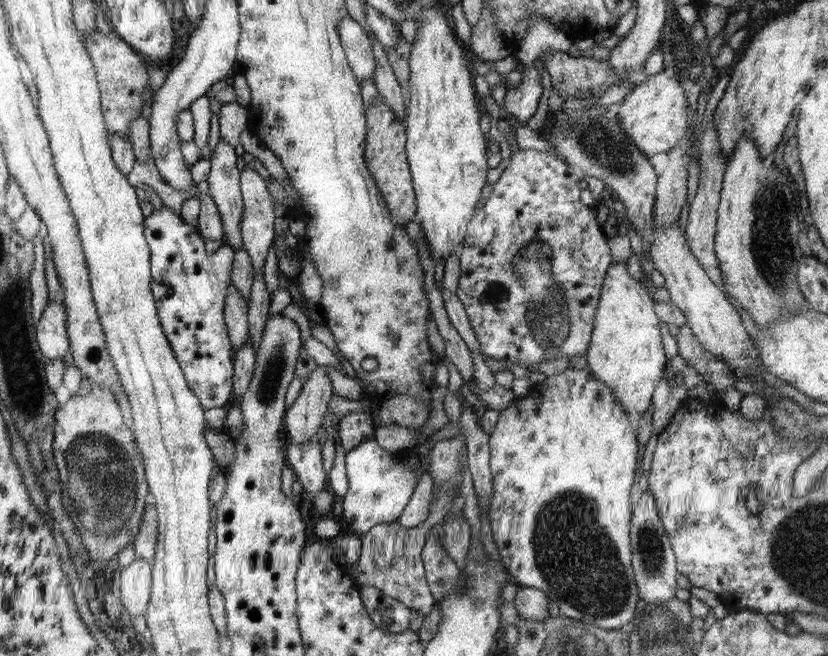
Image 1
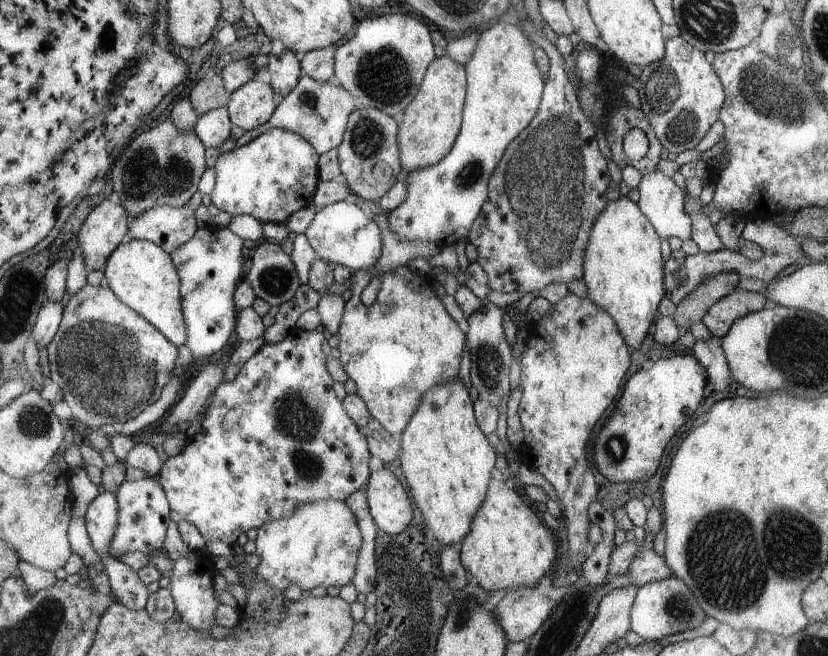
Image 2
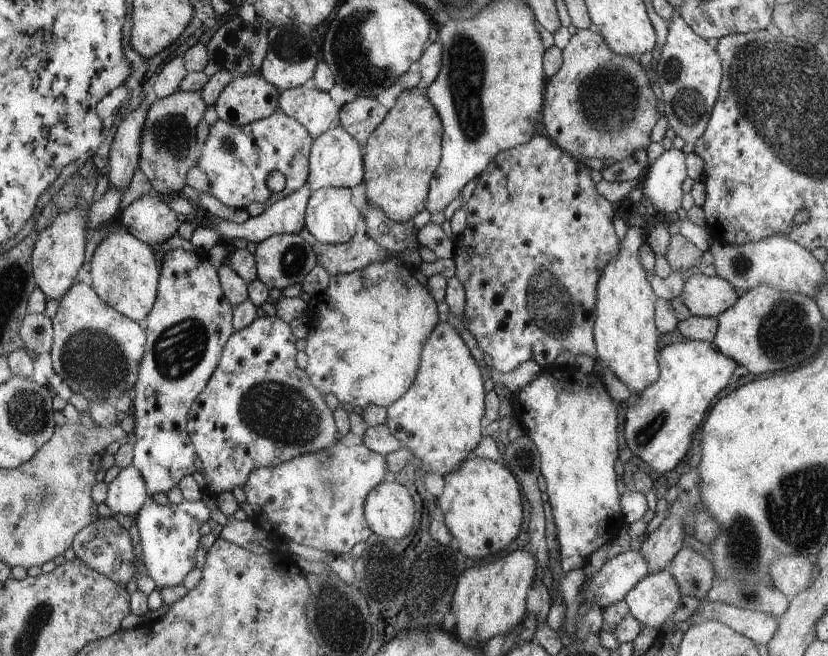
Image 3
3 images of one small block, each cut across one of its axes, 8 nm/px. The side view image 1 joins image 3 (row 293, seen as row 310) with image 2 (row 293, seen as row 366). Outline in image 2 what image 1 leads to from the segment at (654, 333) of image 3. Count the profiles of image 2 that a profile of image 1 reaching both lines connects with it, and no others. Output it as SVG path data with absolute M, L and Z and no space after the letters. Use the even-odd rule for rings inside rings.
M621 195L617 200L610 201L598 216L585 253L583 279L587 295L613 315L625 341L635 349L644 342L652 320L656 318L656 314L660 314L658 304L666 294L660 237L642 214L638 203Z

